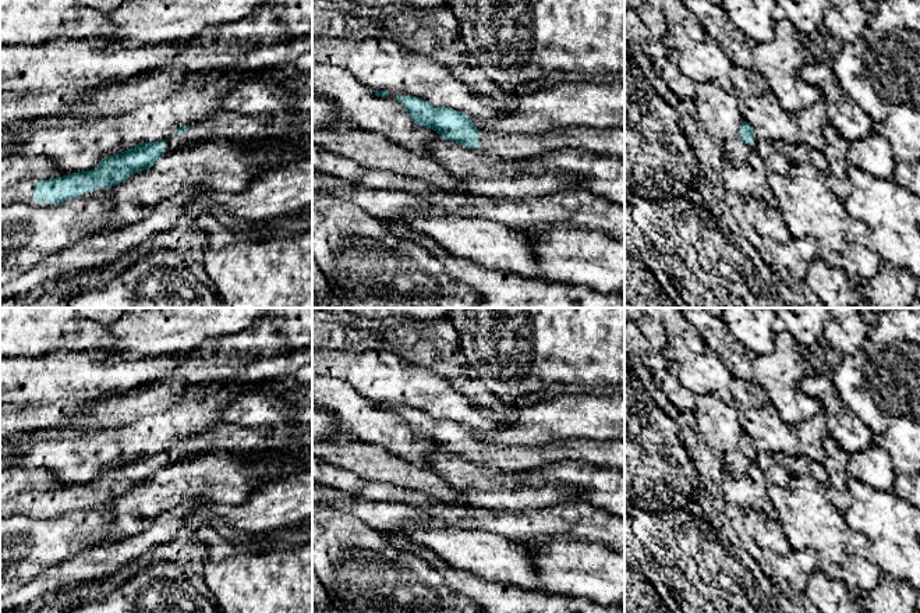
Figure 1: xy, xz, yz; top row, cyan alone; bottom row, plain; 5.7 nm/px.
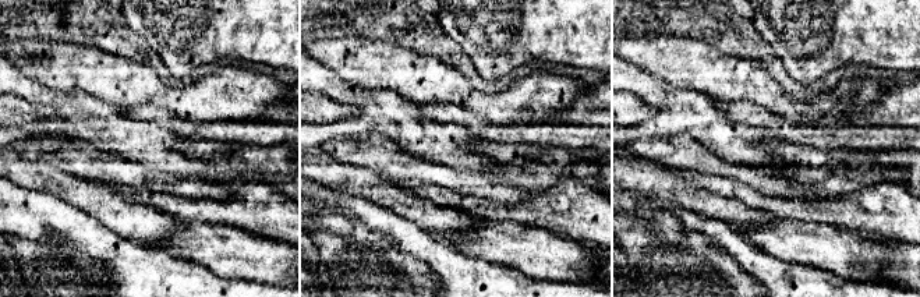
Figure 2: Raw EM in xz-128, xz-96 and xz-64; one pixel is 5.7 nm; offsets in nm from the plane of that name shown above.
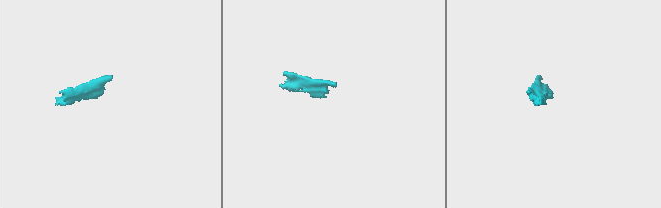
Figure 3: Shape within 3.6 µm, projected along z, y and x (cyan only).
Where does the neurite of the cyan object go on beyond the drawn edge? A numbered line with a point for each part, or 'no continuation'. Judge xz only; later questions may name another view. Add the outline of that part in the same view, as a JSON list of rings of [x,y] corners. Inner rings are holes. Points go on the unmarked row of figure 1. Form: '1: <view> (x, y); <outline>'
1: xz (602, 453); [[[569,437],[541,446],[502,446],[480,442],[478,451],[480,457],[471,463],[509,472],[524,472],[541,467],[560,468],[565,463],[624,470],[624,440]]]

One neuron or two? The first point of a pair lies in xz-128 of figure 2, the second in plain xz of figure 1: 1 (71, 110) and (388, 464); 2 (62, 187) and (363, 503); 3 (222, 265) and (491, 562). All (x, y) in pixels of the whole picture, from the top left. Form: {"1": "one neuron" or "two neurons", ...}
{"1": "two neurons", "2": "one neuron", "3": "one neuron"}

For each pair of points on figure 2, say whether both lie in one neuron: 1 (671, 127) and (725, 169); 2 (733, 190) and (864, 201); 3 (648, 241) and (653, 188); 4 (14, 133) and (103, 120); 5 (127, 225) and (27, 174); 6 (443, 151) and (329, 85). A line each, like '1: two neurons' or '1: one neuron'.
1: two neurons
2: one neuron
3: two neurons
4: one neuron
5: one neuron
6: one neuron

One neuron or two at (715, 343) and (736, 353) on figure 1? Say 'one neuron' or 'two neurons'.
one neuron

